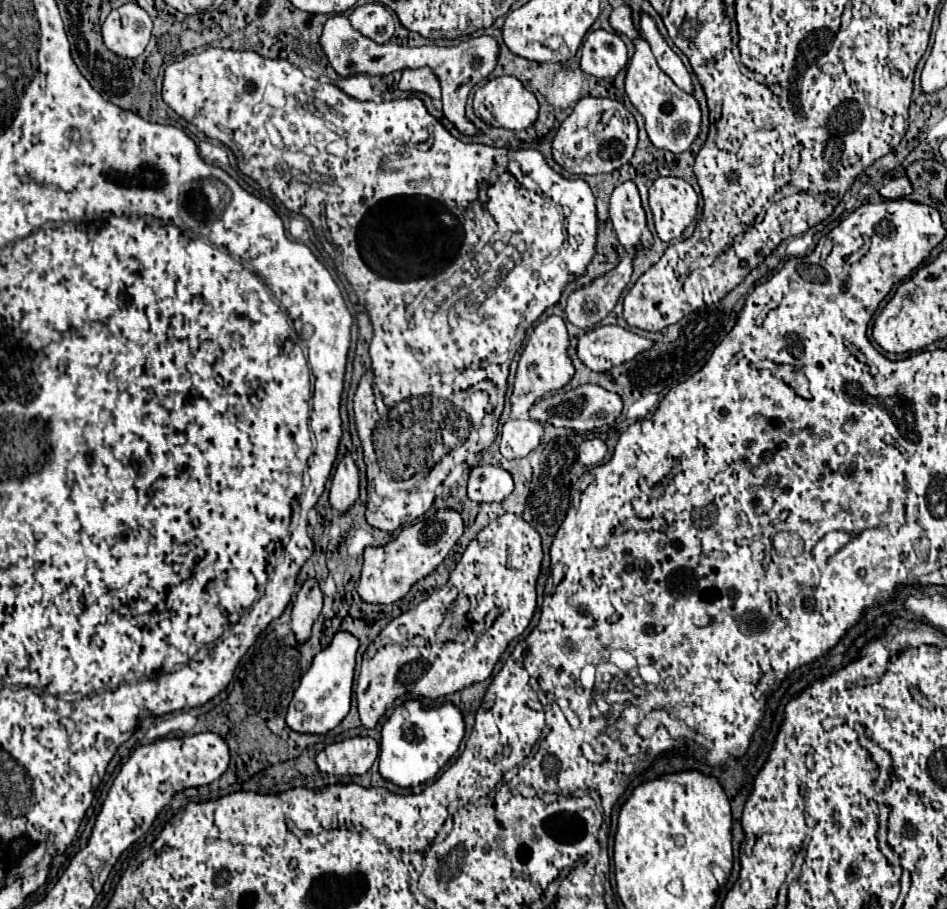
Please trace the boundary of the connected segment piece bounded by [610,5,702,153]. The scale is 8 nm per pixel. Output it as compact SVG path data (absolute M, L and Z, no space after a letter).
M618 5L618 7L614 7L612 17L610 17L612 27L632 43L632 51L634 51L630 57L630 63L628 63L628 71L626 71L626 95L630 97L632 105L644 117L646 133L648 133L652 145L672 151L672 153L684 153L700 133L700 123L702 123L700 105L694 99L694 95L678 89L674 85L674 81L658 67L658 63L650 51L650 45L636 33L630 15L632 15L632 11L628 5Z

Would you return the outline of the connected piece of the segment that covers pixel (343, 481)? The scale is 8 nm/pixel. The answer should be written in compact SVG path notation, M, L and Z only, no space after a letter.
M344 455L332 477L330 505L340 515L344 515L354 505L356 499L358 499L358 467L352 455Z

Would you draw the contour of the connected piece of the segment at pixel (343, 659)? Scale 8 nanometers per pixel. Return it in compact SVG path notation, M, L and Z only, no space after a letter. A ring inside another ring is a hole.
M346 631L336 633L332 643L320 651L308 673L302 677L300 687L296 689L288 715L286 725L302 735L326 735L334 727L338 727L350 711L350 695L352 695L352 677L354 677L354 657L358 651L358 639Z

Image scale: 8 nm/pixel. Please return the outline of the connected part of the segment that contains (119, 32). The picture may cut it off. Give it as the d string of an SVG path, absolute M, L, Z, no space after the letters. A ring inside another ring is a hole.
M126 3L114 9L102 23L104 45L120 59L136 59L142 55L150 35L152 19L136 3Z

